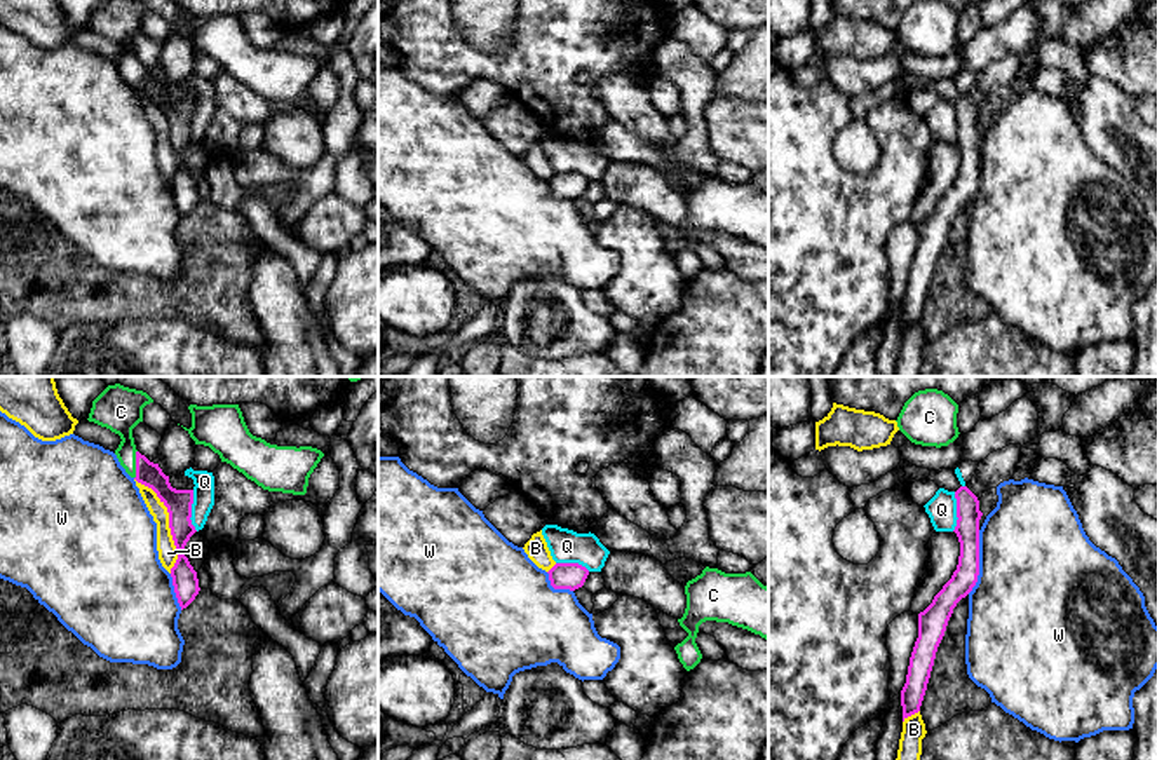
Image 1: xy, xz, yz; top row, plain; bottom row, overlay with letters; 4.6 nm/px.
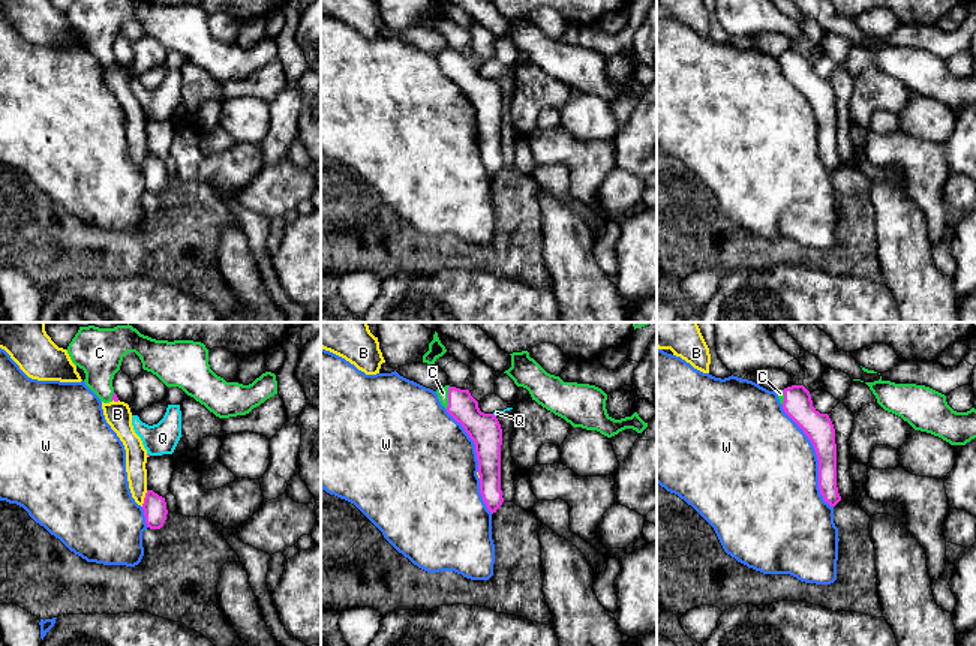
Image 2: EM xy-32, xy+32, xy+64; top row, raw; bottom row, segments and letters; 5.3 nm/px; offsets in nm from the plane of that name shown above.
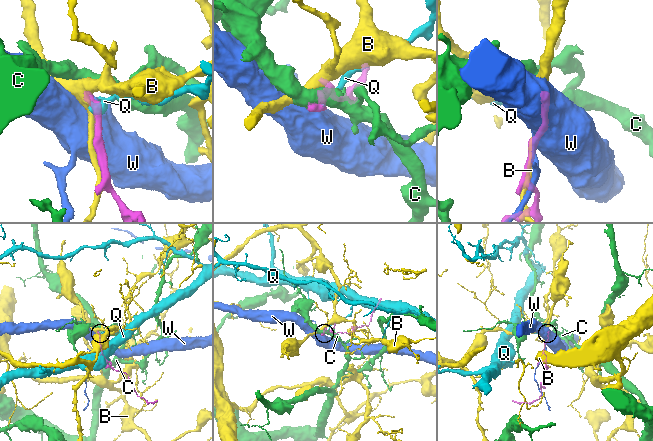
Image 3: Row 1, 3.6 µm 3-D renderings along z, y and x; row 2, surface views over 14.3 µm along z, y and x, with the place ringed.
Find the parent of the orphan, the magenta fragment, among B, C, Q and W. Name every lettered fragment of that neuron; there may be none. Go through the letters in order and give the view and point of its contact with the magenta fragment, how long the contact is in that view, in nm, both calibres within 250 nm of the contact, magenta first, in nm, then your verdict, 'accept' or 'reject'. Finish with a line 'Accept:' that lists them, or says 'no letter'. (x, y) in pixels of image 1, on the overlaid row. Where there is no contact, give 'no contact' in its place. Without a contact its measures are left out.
B: xy (169, 523) | 480 nm | 120/90 nm | reject
C: xy (136, 464) | 140 nm | 110/180 nm | accept
Q: xy (190, 511) | 190 nm | 120/100 nm | reject
W: yz (978, 562) | 300 nm | 120/500 nm | reject
Accept: C

